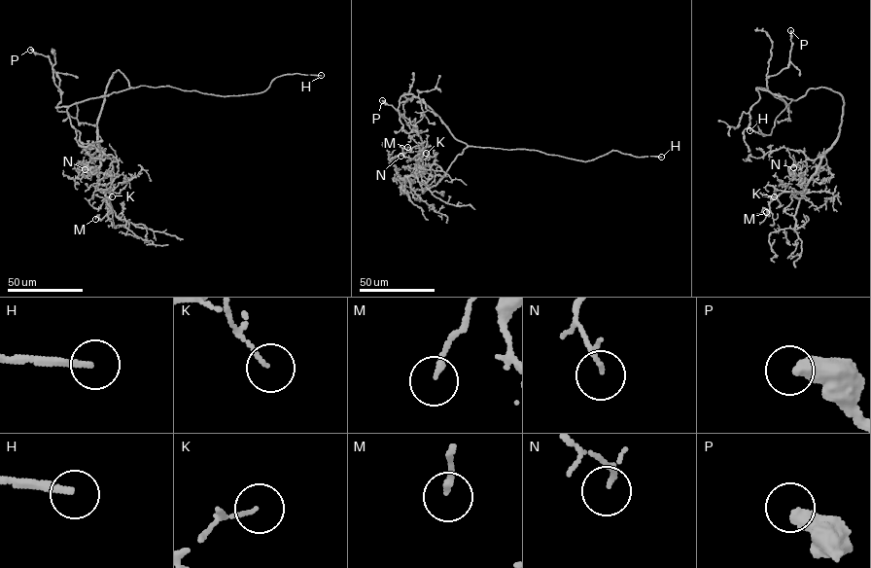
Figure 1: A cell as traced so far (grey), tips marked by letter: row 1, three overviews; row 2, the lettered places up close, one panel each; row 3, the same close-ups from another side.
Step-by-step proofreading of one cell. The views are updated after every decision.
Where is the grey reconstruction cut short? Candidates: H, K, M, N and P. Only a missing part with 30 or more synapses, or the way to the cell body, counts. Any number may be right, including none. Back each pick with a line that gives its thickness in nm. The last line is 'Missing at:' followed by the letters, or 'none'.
H: 200 nm
Missing at: H

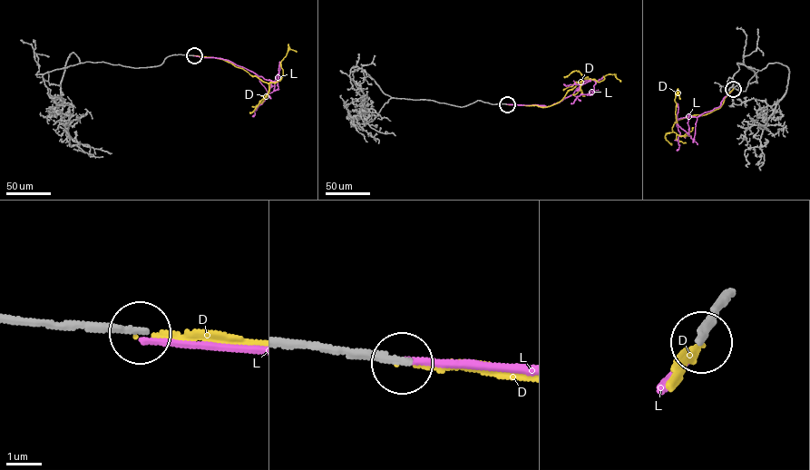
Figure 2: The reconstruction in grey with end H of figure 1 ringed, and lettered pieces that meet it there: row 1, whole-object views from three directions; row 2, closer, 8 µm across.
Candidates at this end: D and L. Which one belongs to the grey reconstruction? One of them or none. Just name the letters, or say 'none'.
D

